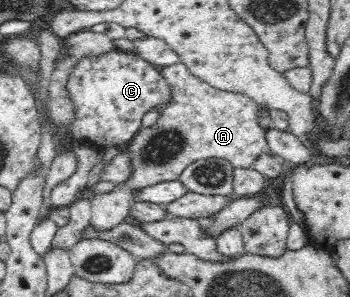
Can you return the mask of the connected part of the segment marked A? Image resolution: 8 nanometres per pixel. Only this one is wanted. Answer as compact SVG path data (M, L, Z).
M182 62L160 68L172 98L158 109L159 117L151 127L138 131L124 147L129 155L131 176L108 193L96 194L91 200L90 226L109 230L128 220L129 206L144 187L176 181L188 165L205 159L228 160L235 169L252 168L252 163L270 149L266 130L258 124L258 104L246 95L222 92L192 75Z

